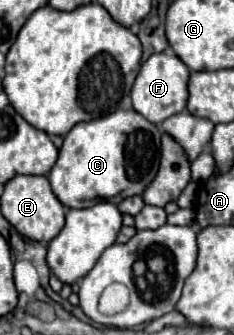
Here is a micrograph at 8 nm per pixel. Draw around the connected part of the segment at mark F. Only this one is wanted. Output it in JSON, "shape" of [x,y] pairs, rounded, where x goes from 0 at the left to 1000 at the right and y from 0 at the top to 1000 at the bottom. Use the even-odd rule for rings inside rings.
{"shape":[[[650,161],[598,203],[598,221],[564,263],[564,310],[573,328],[590,328],[624,358],[684,370],[709,352],[778,334],[795,322],[803,299],[803,239],[812,239],[812,203],[752,167],[752,161]]]}

